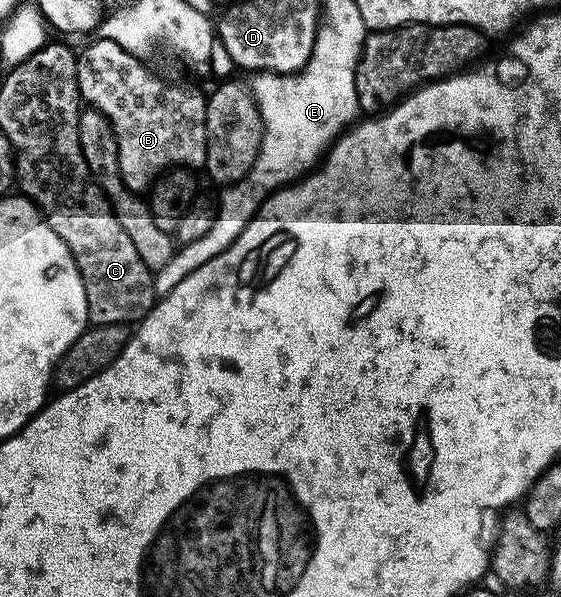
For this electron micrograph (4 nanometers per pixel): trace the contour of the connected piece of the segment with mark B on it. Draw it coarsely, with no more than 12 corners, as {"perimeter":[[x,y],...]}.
{"perimeter":[[111,38],[78,55],[79,97],[111,121],[147,192],[207,165],[207,100]]}

